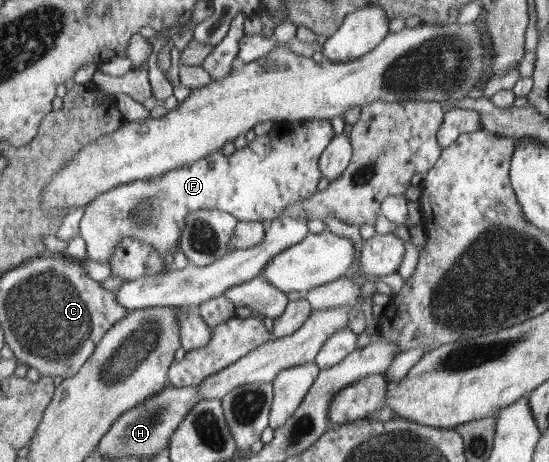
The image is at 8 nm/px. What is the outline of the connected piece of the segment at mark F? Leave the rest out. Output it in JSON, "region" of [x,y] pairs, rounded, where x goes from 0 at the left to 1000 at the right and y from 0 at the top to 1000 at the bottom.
{"region":[[[601,258],[508,264],[490,290],[466,294],[459,307],[452,307],[441,323],[430,323],[419,338],[412,338],[404,325],[386,329],[375,342],[350,351],[350,357],[332,355],[328,364],[270,385],[266,392],[248,390],[211,403],[209,409],[197,411],[197,418],[182,420],[171,435],[162,437],[153,455],[142,498],[144,511],[157,528],[158,558],[182,569],[197,567],[211,528],[222,515],[260,519],[275,528],[277,543],[288,543],[295,558],[302,548],[317,550],[324,541],[342,461],[364,452],[397,452],[423,463],[434,478],[497,478],[506,468],[515,468],[514,457],[519,457],[526,442],[561,431],[579,416],[579,396],[588,379],[581,346],[608,299]]]}

